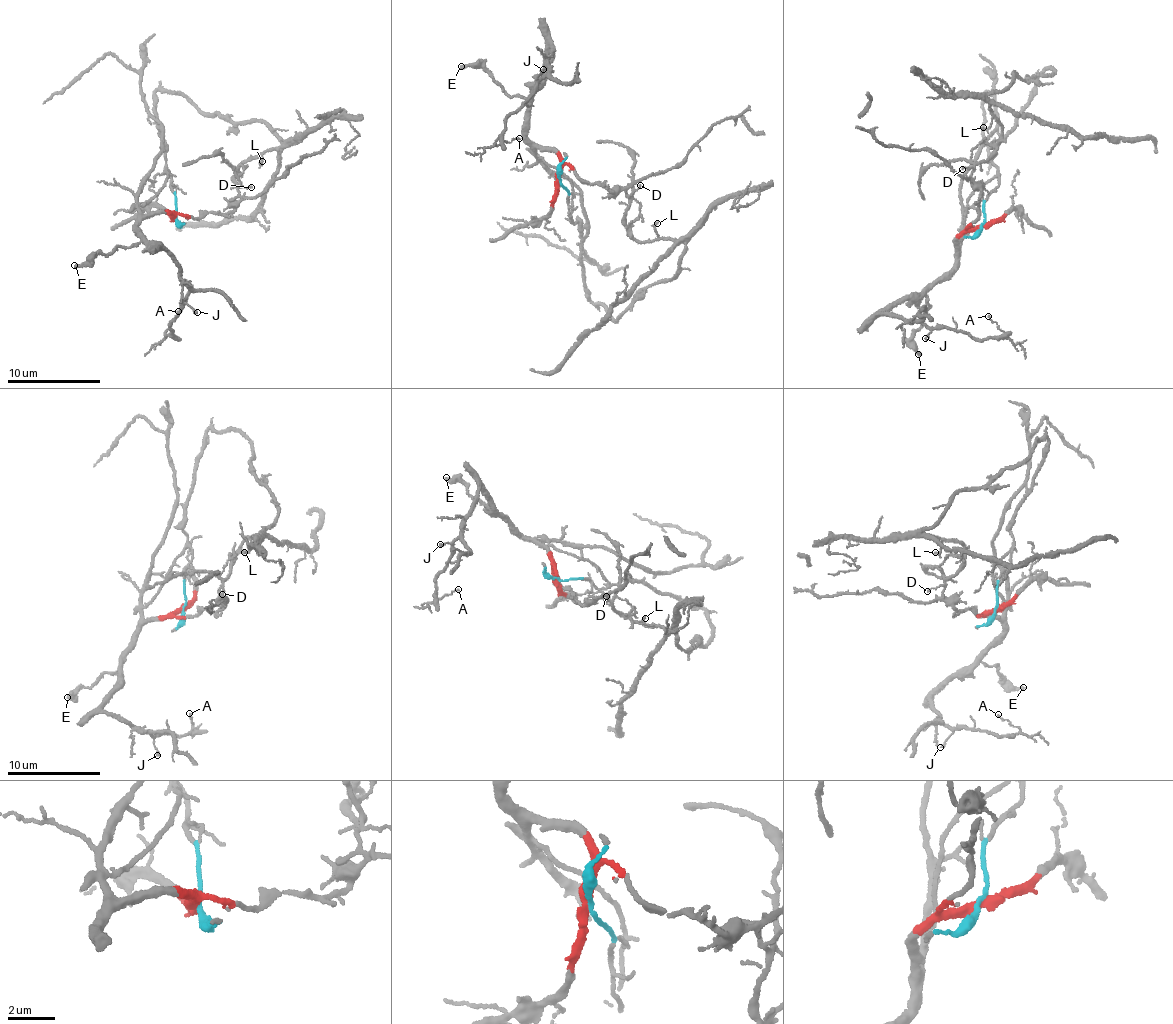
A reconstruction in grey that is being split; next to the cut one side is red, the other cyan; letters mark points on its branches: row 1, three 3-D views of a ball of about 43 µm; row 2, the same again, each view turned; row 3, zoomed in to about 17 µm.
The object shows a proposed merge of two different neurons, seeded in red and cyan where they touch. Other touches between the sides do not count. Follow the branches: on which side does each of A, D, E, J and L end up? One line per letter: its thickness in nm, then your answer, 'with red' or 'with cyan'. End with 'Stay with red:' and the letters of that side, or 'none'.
A: calibre 80 nm; with red
D: calibre 100 nm; with cyan
E: calibre 240 nm; with red
J: calibre 180 nm; with red
L: calibre 170 nm; with cyan
Stay with red: A, E, J

